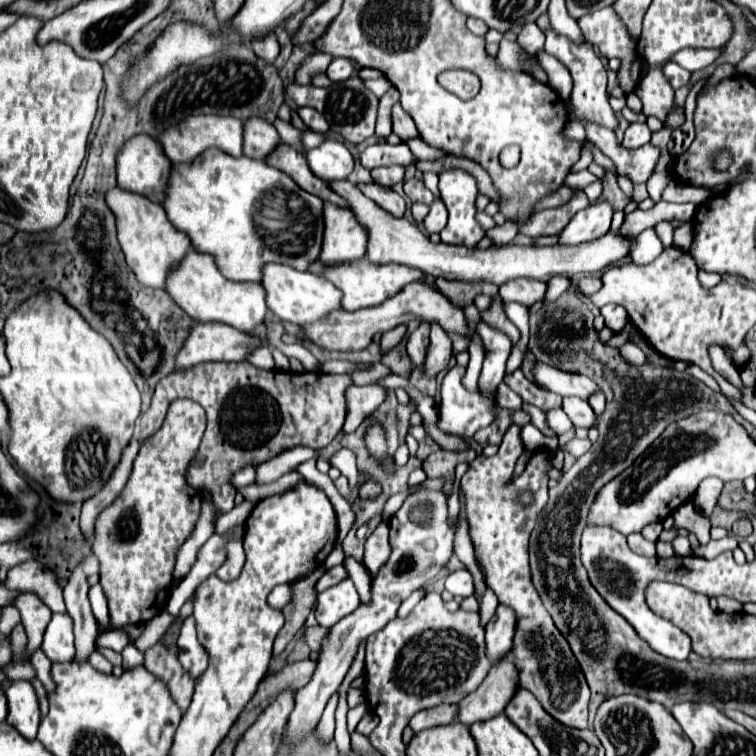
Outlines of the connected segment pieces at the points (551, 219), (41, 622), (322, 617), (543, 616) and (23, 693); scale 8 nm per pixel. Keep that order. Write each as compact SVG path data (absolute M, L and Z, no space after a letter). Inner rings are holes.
M576 190L576 196L560 206L560 208L552 208L552 210L540 210L534 212L522 226L520 232L530 236L530 238L538 238L538 236L552 236L552 234L560 234L564 230L564 226L570 222L570 218L578 212L584 210L588 206L588 198L584 196L582 190Z
M24 592L16 598L14 604L24 620L24 628L26 628L26 636L28 636L28 644L26 644L26 654L22 658L32 658L32 654L40 648L42 644L42 634L52 618L50 608L36 596L30 592Z
M350 578L318 594L316 620L324 628L332 628L340 618L348 616L360 606L360 596Z
M510 426L504 434L500 450L494 456L476 456L466 474L462 476L462 490L466 494L466 514L470 522L470 536L476 548L476 554L486 570L486 584L494 590L500 604L510 606L516 612L518 626L514 636L512 658L520 670L520 684L530 690L542 708L560 724L572 726L576 730L588 728L588 698L590 690L584 680L584 674L566 642L566 638L556 630L550 614L544 610L540 596L530 580L528 564L528 534L536 524L536 516L548 502L548 468L552 468L546 452L536 452L526 466L526 470L508 484L516 458L522 454L520 426ZM522 484L534 492L534 502L522 506L516 502Z
M14 680L8 690L8 724L12 724L24 738L34 740L40 724L40 706L36 692L28 680Z

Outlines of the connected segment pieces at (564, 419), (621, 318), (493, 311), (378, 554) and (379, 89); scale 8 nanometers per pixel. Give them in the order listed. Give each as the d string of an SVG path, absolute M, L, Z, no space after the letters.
M550 410L546 416L548 416L548 424L550 424L558 434L564 434L566 430L572 428L572 422L570 422L570 418L564 414L564 410Z
M608 304L604 308L600 308L600 314L604 316L606 320L606 326L612 330L612 332L618 332L622 330L626 324L628 324L628 314L622 306L616 306L616 304Z
M496 294L496 296L492 296L492 304L488 306L488 310L484 310L484 312L480 312L480 318L482 320L486 320L488 324L492 324L492 326L496 326L498 330L504 330L510 338L512 338L512 342L516 344L518 342L518 338L520 338L520 332L518 332L518 328L506 318L506 314L504 314L504 300Z
M382 521L382 524L366 538L366 544L364 544L364 566L374 576L380 570L380 566L384 566L388 556L390 556L389 522Z
M378 78L378 80L366 80L366 86L380 98L380 96L384 96L386 92L388 92L388 88L392 86L386 78Z

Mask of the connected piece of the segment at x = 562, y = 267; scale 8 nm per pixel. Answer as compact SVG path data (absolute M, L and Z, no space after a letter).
M348 180L330 182L330 188L348 202L348 210L356 216L356 220L368 232L368 250L366 258L374 264L404 264L410 268L418 268L432 276L442 276L448 280L488 280L494 284L504 284L512 278L534 278L548 282L554 276L580 276L580 274L596 274L622 258L630 256L634 246L634 238L622 236L618 232L608 232L598 240L582 242L576 246L492 246L488 250L474 250L464 246L448 246L444 242L432 244L428 236L424 236L416 224L410 224L406 218L394 218L392 214L384 212L376 202L364 198L360 188Z

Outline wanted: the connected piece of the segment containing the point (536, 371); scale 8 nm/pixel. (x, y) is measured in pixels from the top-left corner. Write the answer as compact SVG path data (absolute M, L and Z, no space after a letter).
M544 362L534 364L532 376L540 388L560 396L580 396L582 400L588 400L590 394L598 390L598 386L588 376L566 372Z

